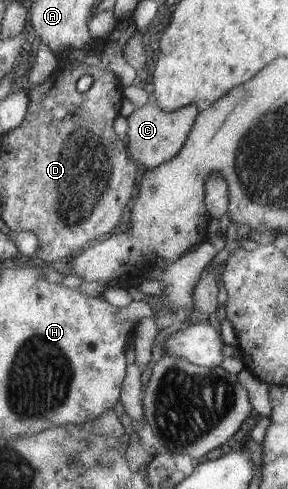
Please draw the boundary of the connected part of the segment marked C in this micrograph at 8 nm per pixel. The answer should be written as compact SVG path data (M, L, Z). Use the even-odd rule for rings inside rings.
M151 100L141 107L136 107L126 118L128 153L146 170L174 158L182 149L199 113L200 107L195 107L194 102L171 112L162 111Z

